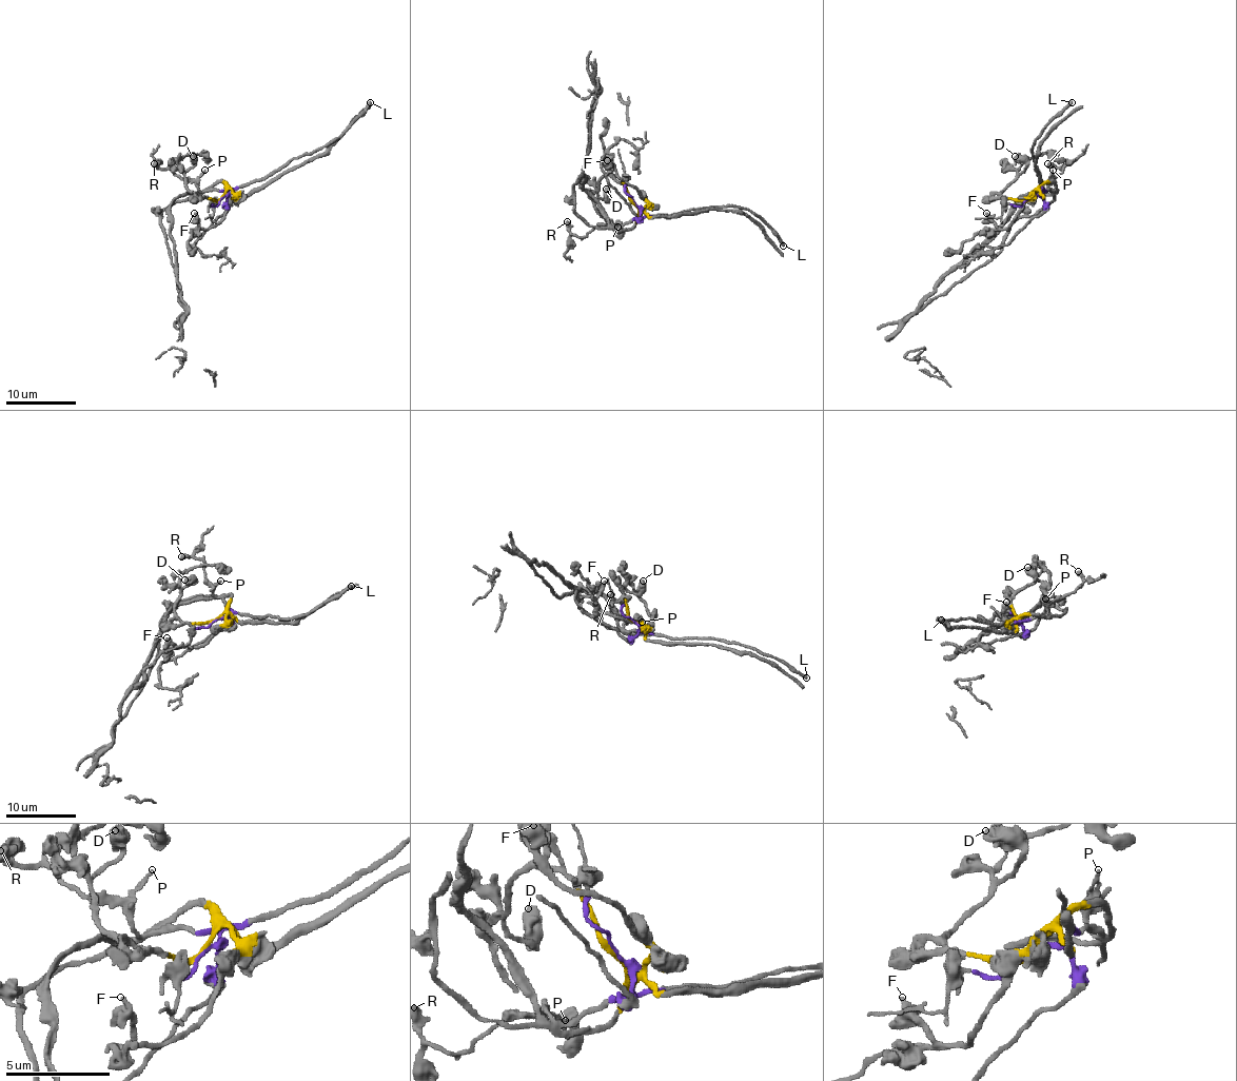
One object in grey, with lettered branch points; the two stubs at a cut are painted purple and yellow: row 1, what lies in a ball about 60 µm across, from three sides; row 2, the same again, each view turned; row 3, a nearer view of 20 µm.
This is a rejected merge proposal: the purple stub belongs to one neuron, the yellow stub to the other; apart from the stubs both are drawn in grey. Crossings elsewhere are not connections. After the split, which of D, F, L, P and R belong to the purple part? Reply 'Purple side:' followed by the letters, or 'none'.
Purple side: L, P, R

